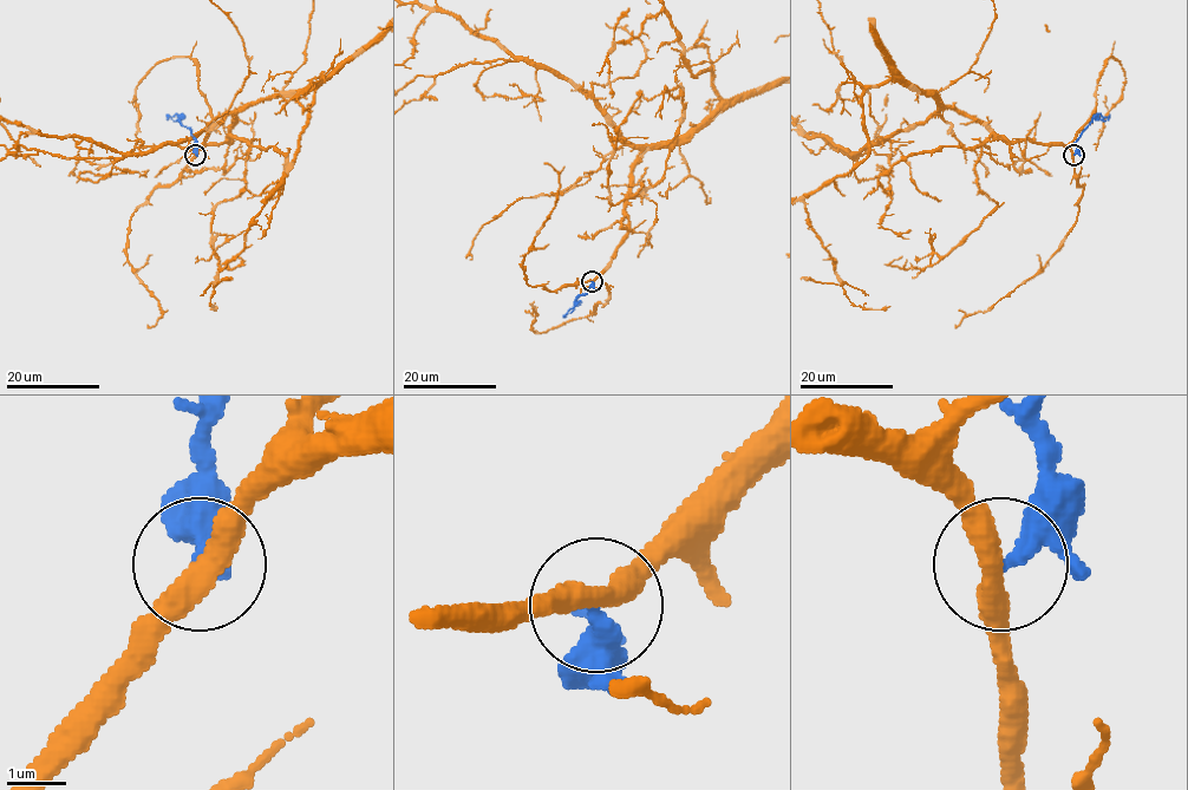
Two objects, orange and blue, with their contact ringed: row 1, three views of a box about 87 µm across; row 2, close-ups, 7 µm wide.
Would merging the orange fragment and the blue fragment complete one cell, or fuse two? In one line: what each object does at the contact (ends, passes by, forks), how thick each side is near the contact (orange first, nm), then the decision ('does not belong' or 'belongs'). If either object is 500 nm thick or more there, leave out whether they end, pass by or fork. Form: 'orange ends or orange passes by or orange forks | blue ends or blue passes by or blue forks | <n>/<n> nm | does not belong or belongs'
orange passes by | blue passes by | 400/240 nm | does not belong

